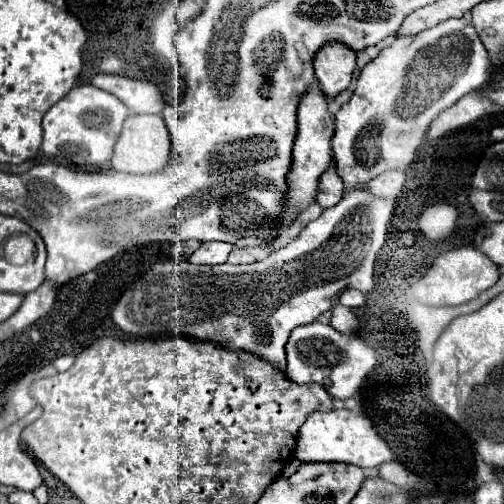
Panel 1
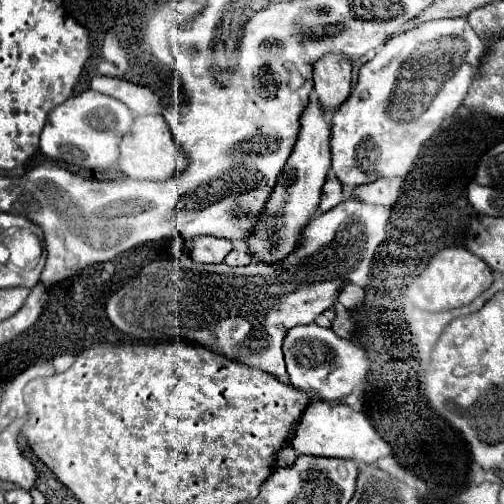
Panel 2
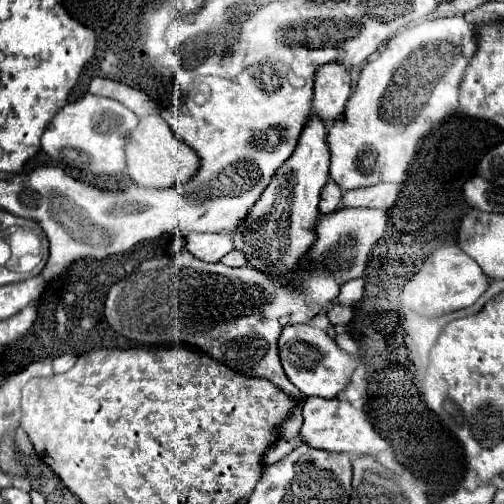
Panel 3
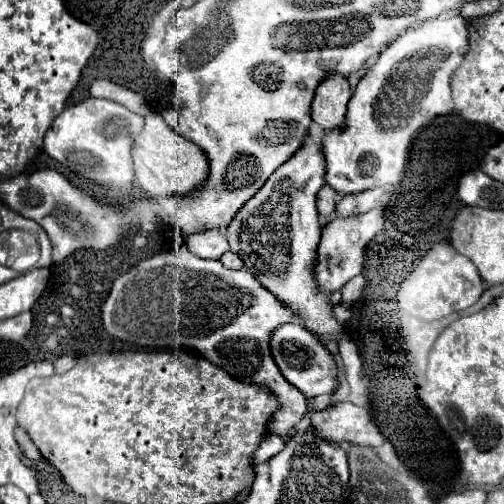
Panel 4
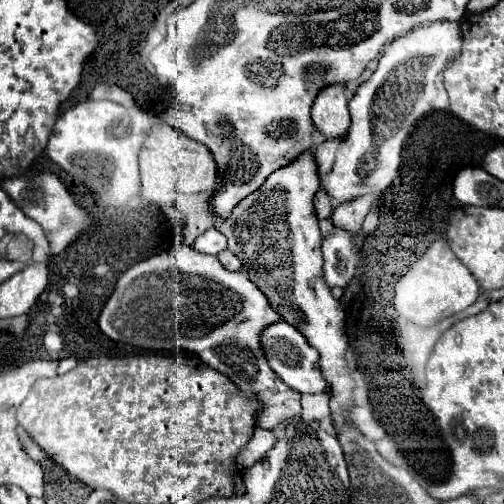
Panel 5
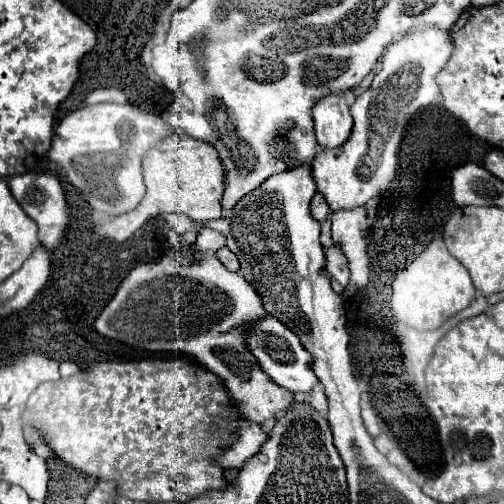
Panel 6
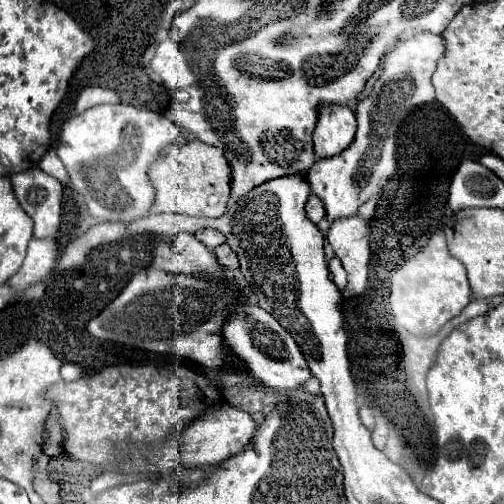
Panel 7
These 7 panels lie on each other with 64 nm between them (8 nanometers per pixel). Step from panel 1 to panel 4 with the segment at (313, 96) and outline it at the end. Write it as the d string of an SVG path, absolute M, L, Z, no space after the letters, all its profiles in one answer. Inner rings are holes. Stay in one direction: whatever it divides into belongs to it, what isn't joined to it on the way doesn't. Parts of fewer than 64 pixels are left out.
M308 134L292 160L284 162L284 166L280 166L258 194L236 214L226 228L226 238L230 250L238 252L244 260L244 266L298 314L298 322L334 348L342 324L334 320L328 296L316 292L314 282L314 260L322 232L316 210L316 194L324 186L324 154L320 148L322 144L314 142Z

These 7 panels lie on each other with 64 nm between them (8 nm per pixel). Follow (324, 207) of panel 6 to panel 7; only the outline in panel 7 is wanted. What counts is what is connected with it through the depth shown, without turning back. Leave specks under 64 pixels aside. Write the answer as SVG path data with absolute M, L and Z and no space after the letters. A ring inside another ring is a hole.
M310 196L310 198L308 198L306 214L308 214L308 218L310 218L314 224L318 224L318 222L324 218L324 204L320 204L320 198L318 198L318 196Z

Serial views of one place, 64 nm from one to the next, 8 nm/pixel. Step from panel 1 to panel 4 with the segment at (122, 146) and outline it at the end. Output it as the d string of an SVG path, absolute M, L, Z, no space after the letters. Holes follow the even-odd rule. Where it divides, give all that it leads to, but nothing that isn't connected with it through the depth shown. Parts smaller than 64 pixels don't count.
M148 114L144 118L144 128L132 144L132 162L136 182L148 196L188 194L198 188L208 176L208 160L204 152L194 142L178 136L160 114Z

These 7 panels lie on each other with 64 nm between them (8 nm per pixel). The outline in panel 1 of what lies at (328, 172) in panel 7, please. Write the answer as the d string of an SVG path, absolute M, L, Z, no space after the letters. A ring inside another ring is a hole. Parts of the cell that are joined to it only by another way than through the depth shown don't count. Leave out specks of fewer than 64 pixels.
M452 18L416 36L396 38L362 68L350 102L334 116L336 132L332 138L332 150L338 162L338 176L350 188L362 186L386 170L408 170L430 122L442 110L456 104L464 94L482 88L490 74L492 64L488 52L468 18Z

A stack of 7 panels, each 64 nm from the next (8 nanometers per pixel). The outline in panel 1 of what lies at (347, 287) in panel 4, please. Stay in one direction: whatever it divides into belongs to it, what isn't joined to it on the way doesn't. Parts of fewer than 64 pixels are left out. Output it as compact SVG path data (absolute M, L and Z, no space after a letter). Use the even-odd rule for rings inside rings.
M348 288L348 290L344 290L342 296L340 296L340 304L342 304L342 306L348 306L348 308L358 308L358 306L364 304L364 296L362 296L358 290Z

